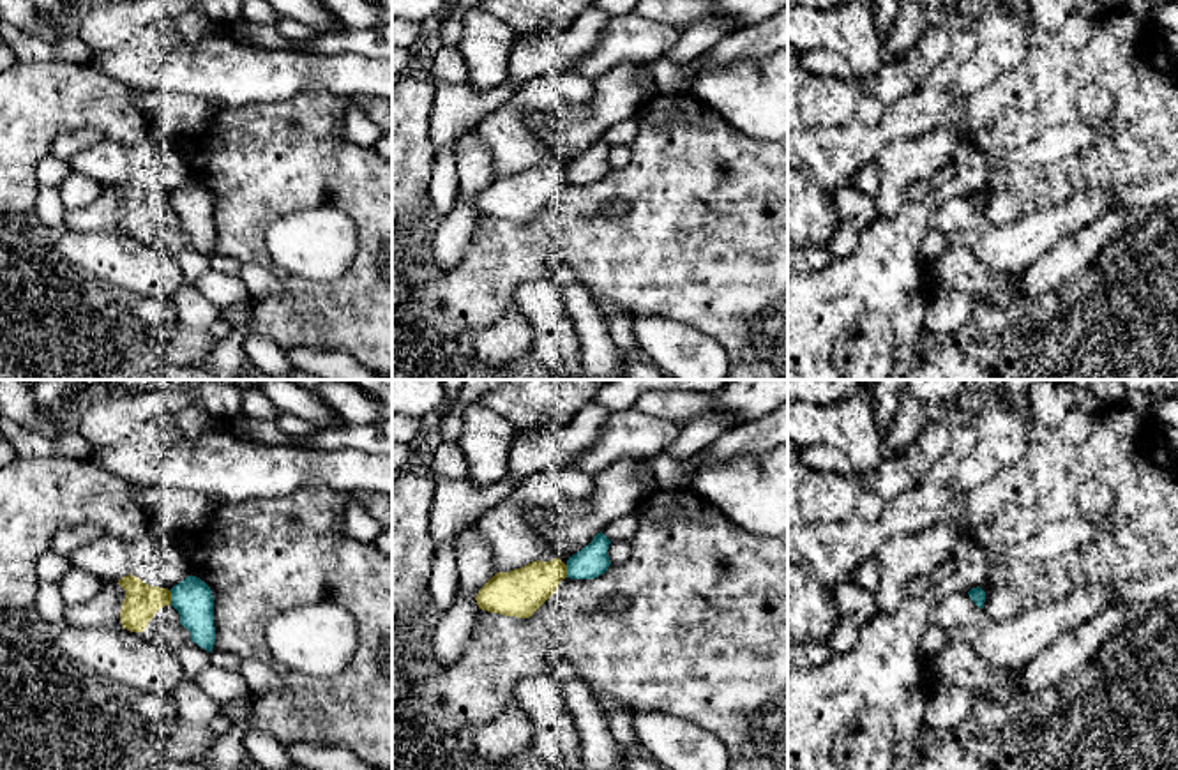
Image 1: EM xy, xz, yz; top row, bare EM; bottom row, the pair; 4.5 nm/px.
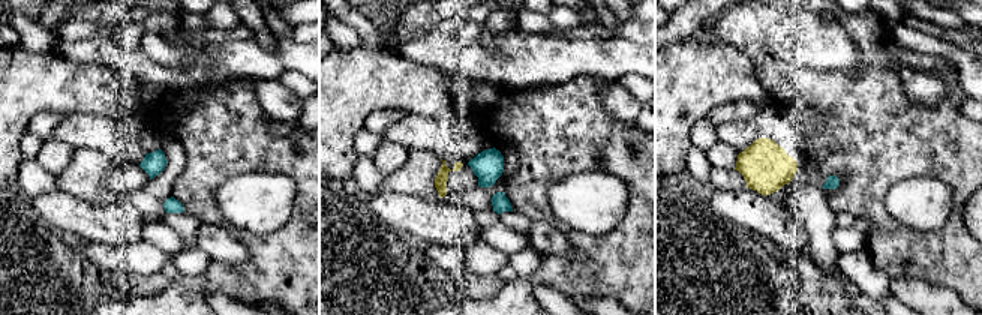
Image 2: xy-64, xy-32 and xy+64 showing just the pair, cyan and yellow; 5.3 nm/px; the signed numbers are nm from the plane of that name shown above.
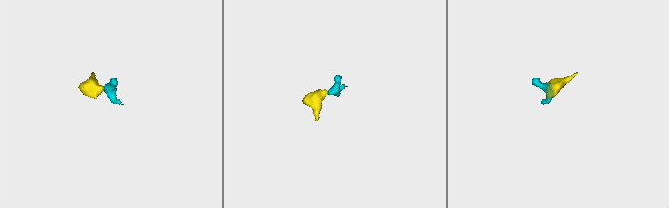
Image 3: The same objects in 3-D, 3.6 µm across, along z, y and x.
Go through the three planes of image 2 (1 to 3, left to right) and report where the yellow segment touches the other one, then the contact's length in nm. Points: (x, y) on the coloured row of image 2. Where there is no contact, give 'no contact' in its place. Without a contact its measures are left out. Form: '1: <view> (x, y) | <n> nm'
1: no contact
2: no contact
3: no contact

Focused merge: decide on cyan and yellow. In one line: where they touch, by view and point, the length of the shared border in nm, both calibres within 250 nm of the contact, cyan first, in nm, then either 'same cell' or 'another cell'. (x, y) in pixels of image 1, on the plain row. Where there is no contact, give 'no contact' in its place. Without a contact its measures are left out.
meets cyan in xy at (172, 202); contact 70 nm long; 180 nm thick on the cyan side, 160 nm on the other; another cell

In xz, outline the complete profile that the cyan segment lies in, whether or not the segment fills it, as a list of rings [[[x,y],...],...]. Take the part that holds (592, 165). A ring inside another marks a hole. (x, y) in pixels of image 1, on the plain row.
[[[600,136],[581,155],[567,164],[567,182],[593,184],[608,175],[611,170],[608,154],[611,145]]]

